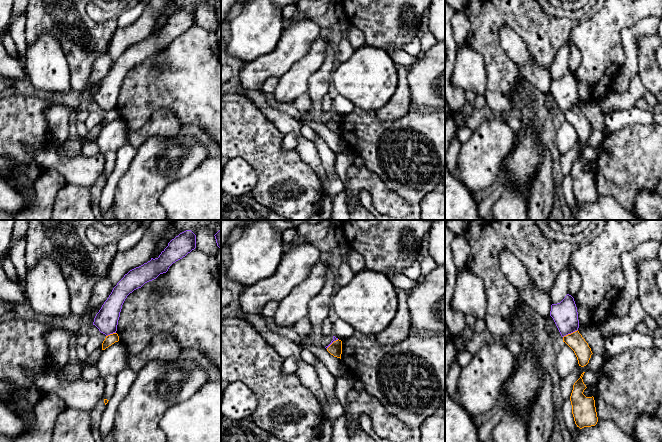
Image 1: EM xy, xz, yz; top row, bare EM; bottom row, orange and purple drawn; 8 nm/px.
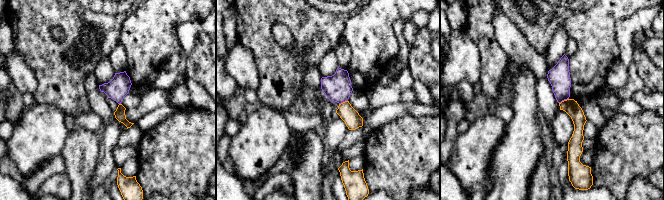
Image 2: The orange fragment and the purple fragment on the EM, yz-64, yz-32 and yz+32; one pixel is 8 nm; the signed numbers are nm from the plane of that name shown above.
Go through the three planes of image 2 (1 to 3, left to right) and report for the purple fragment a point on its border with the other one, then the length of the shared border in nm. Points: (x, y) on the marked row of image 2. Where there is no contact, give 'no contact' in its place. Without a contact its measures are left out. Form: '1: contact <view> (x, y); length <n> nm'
1: no contact
2: contact yz-32 (343, 102); length 80 nm
3: contact yz+32 (564, 100); length 90 nm

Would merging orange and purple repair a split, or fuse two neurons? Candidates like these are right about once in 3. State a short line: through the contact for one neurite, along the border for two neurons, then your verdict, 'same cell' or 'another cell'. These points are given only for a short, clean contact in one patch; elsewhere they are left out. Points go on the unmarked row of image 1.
yz (577, 105), (563, 113) | another cell

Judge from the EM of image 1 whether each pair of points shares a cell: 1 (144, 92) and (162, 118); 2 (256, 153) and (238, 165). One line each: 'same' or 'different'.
1: different
2: different

